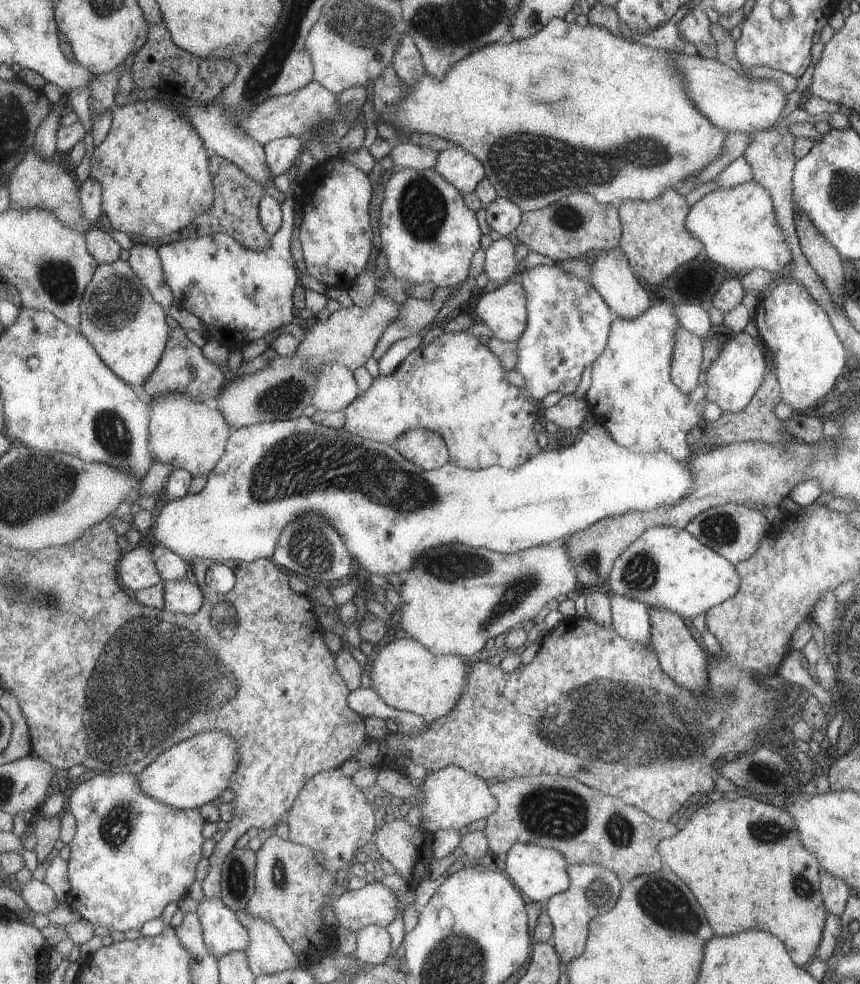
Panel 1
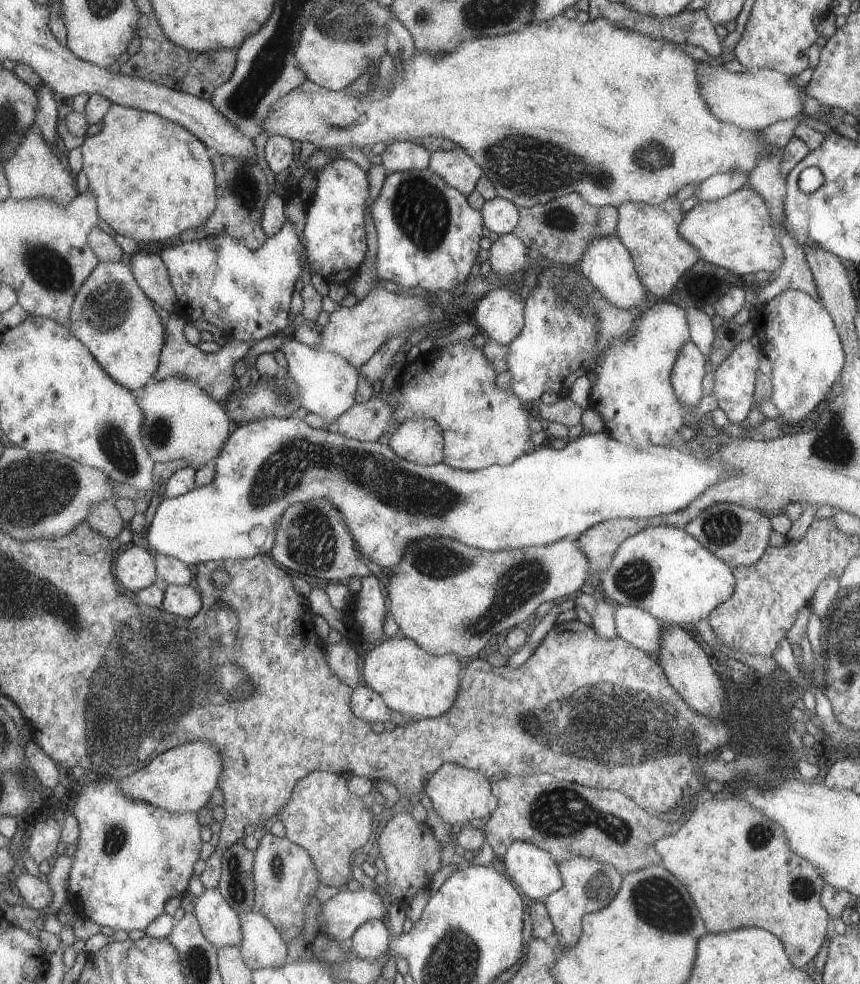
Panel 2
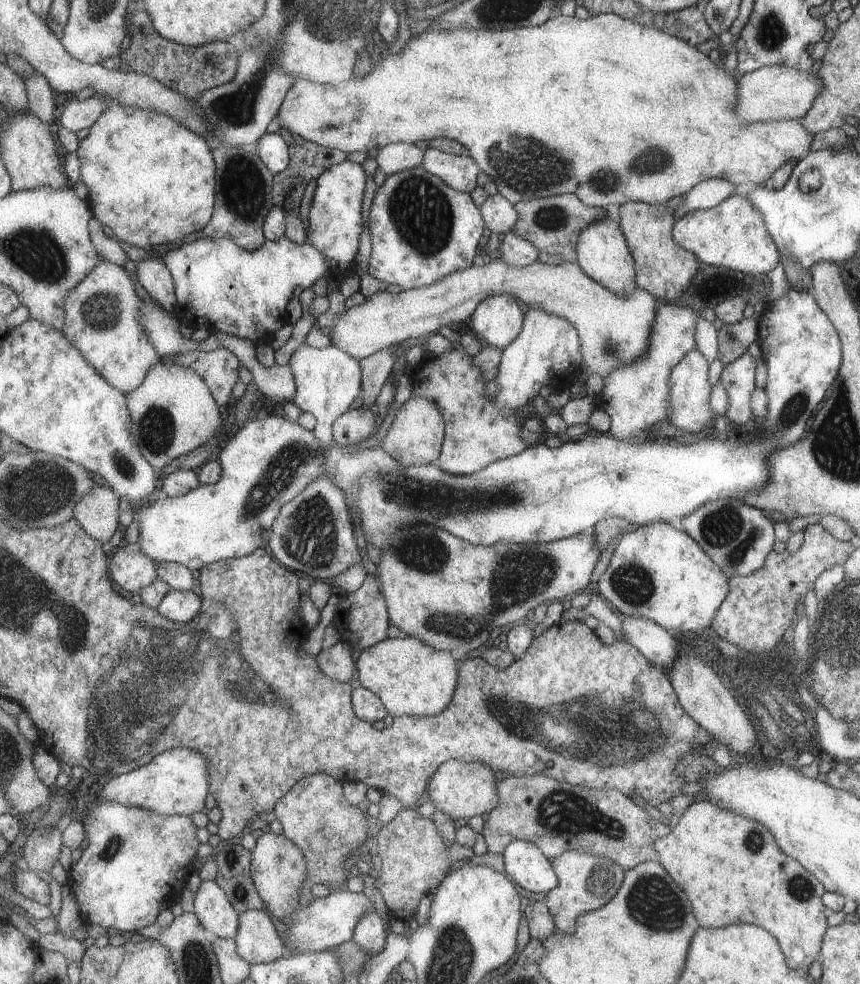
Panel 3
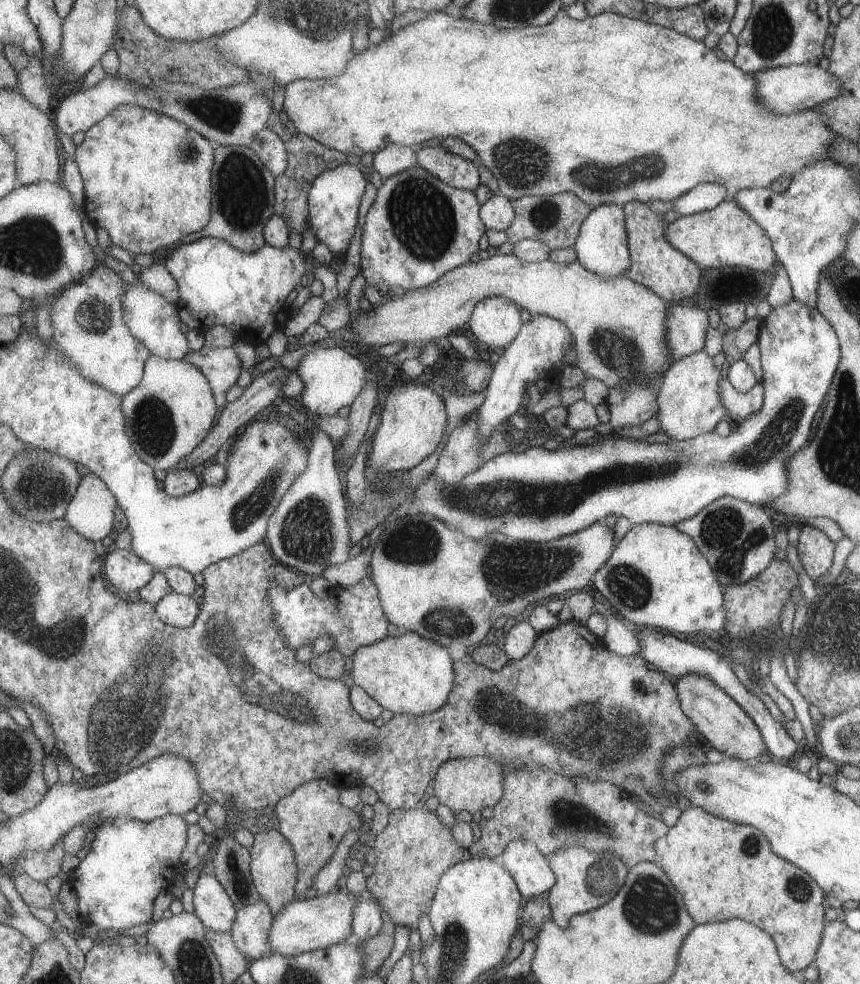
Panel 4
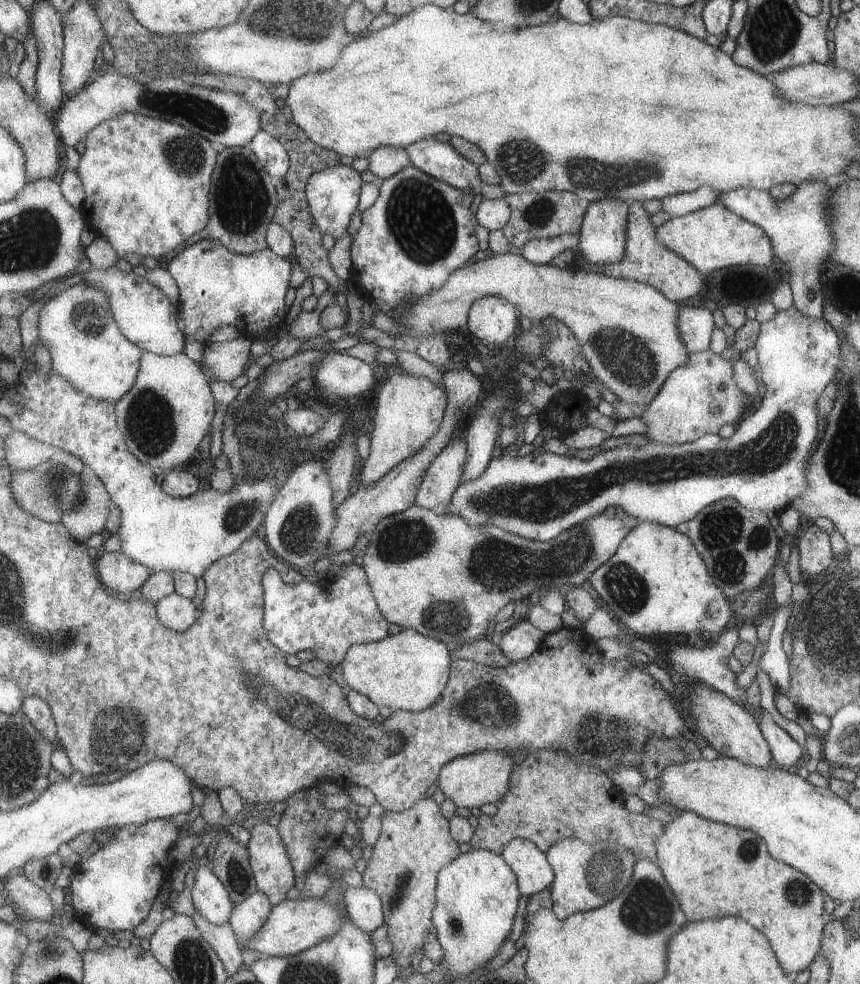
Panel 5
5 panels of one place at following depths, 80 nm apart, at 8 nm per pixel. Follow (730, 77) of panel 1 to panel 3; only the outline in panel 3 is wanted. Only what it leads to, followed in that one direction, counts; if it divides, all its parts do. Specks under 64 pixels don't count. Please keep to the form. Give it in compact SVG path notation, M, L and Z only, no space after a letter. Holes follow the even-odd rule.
M770 65L759 68L749 74L736 74L740 82L737 95L737 116L745 122L765 120L801 119L812 108L812 102L824 90L824 82L805 70Z

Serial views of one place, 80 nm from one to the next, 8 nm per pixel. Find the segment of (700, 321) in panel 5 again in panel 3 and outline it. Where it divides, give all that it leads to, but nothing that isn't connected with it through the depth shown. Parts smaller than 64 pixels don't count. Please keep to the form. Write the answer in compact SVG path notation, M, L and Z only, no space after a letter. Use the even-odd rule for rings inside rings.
M658 302L658 311L654 321L654 329L650 341L649 352L641 360L631 364L623 364L603 380L603 388L593 399L594 408L607 413L609 417L608 434L618 440L643 441L650 439L647 432L655 426L655 422L668 419L669 396L671 390L668 379L673 367L695 347L695 324L699 313L691 308L675 306L671 303Z

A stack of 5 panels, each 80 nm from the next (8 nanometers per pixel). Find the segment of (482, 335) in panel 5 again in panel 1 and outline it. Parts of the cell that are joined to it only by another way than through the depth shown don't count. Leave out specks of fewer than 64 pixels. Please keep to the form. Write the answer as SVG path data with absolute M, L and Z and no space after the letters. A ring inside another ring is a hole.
M505 281L475 304L477 318L501 342L518 340L527 327L527 297L519 282Z

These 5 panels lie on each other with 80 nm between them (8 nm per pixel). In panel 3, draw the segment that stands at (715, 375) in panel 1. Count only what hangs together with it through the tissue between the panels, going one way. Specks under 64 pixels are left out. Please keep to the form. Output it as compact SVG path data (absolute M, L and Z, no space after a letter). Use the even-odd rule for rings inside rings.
M743 352L737 360L723 365L719 376L725 392L729 394L727 418L735 426L745 426L751 422L751 397L755 390L756 360Z

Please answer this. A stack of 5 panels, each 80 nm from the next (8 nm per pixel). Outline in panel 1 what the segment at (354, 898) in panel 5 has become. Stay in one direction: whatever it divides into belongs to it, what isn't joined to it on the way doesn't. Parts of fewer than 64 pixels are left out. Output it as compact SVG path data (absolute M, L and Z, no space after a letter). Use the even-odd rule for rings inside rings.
M368 925L355 933L352 955L363 965L379 965L389 954L389 934L378 925Z

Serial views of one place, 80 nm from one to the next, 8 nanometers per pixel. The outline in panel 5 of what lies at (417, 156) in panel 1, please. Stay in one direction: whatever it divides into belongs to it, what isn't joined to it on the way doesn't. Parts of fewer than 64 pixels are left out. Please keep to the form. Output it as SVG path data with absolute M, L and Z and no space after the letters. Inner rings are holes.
M378 147L366 159L369 161L367 169L381 180L410 165L406 150L394 147Z

